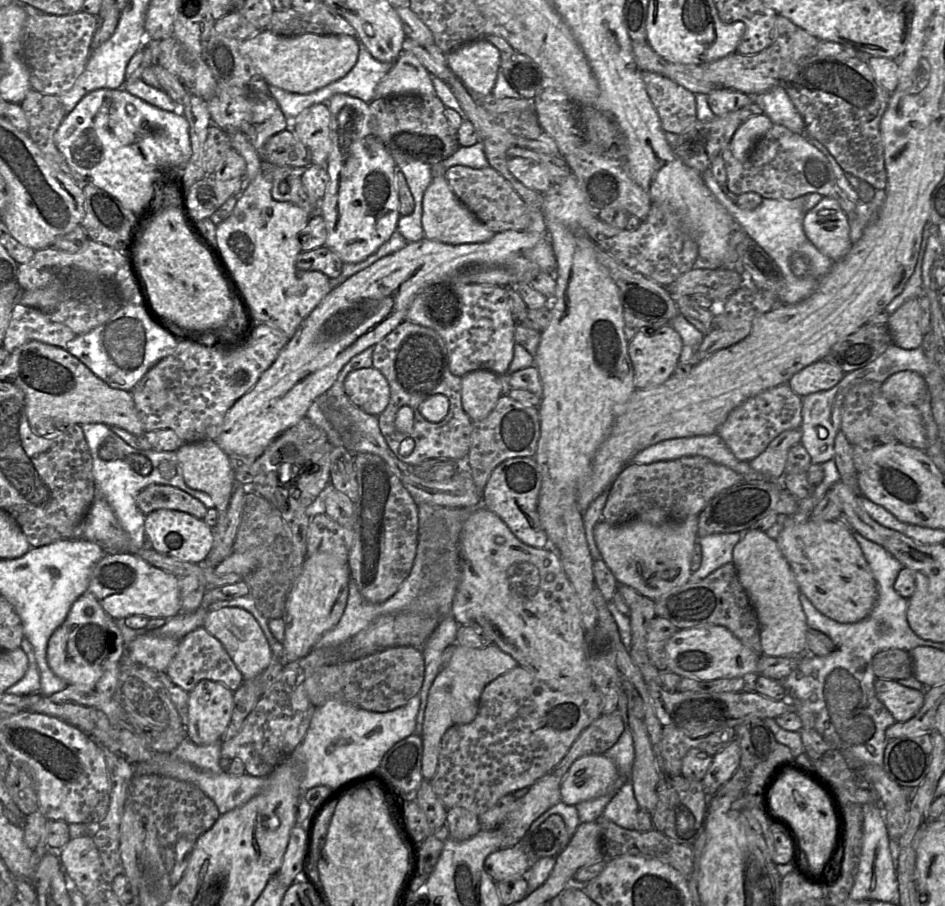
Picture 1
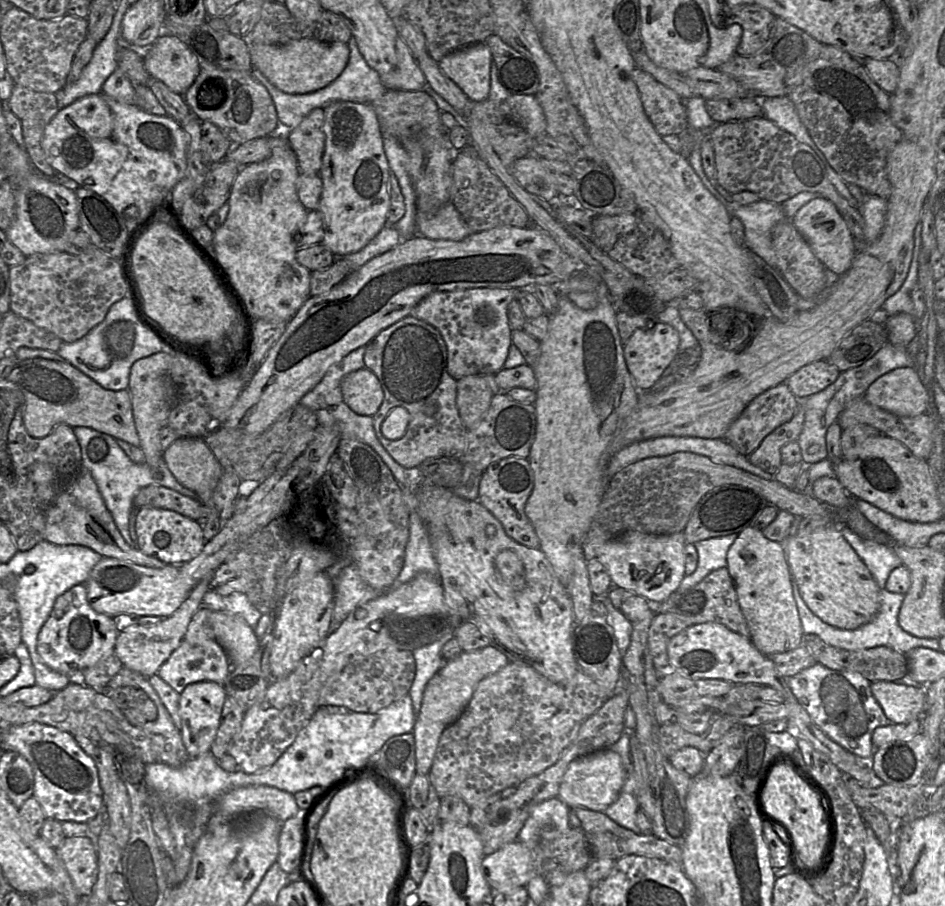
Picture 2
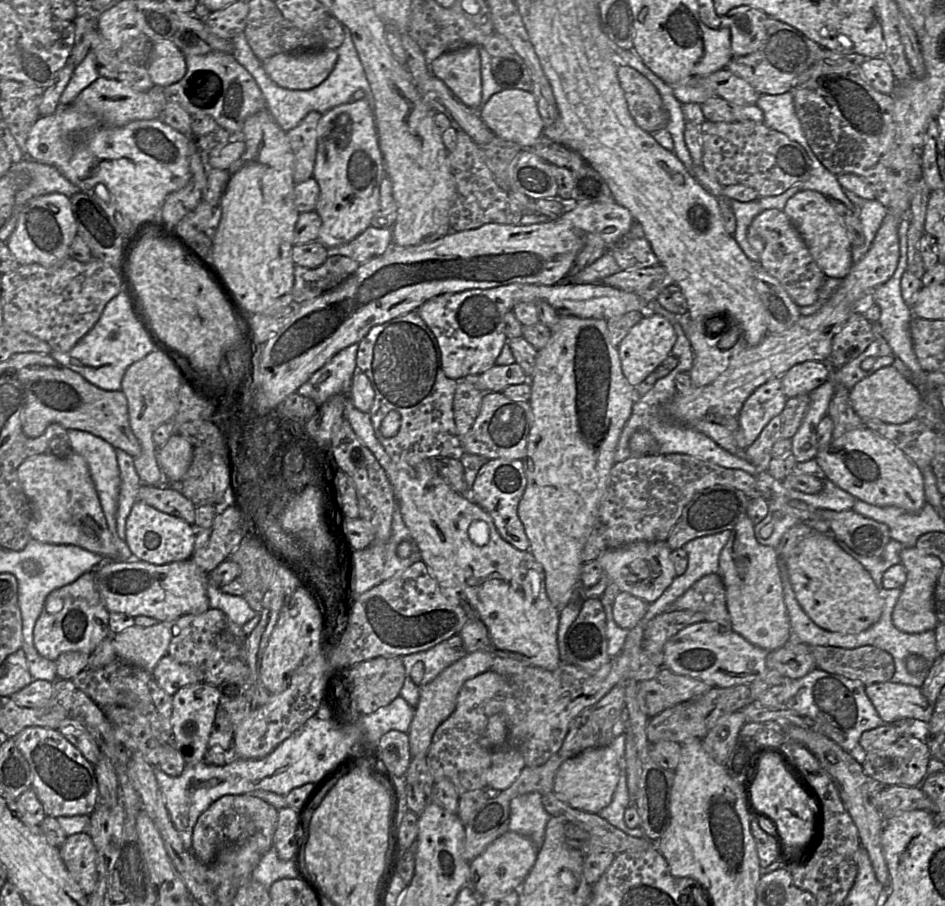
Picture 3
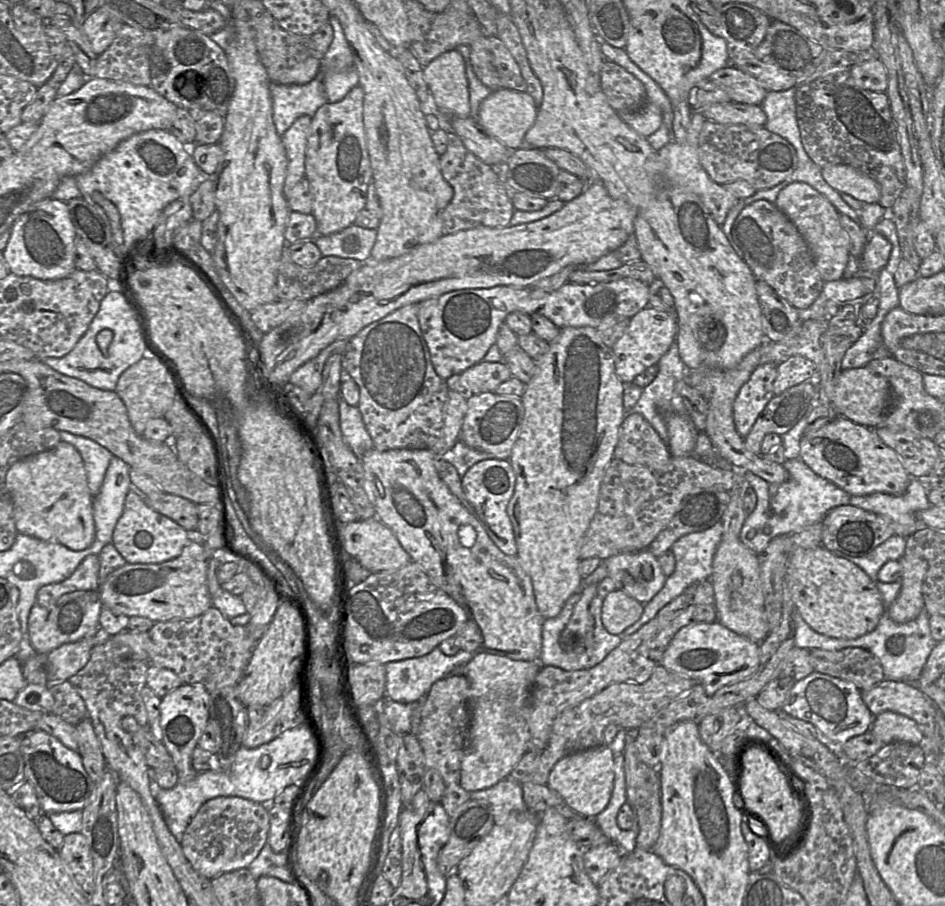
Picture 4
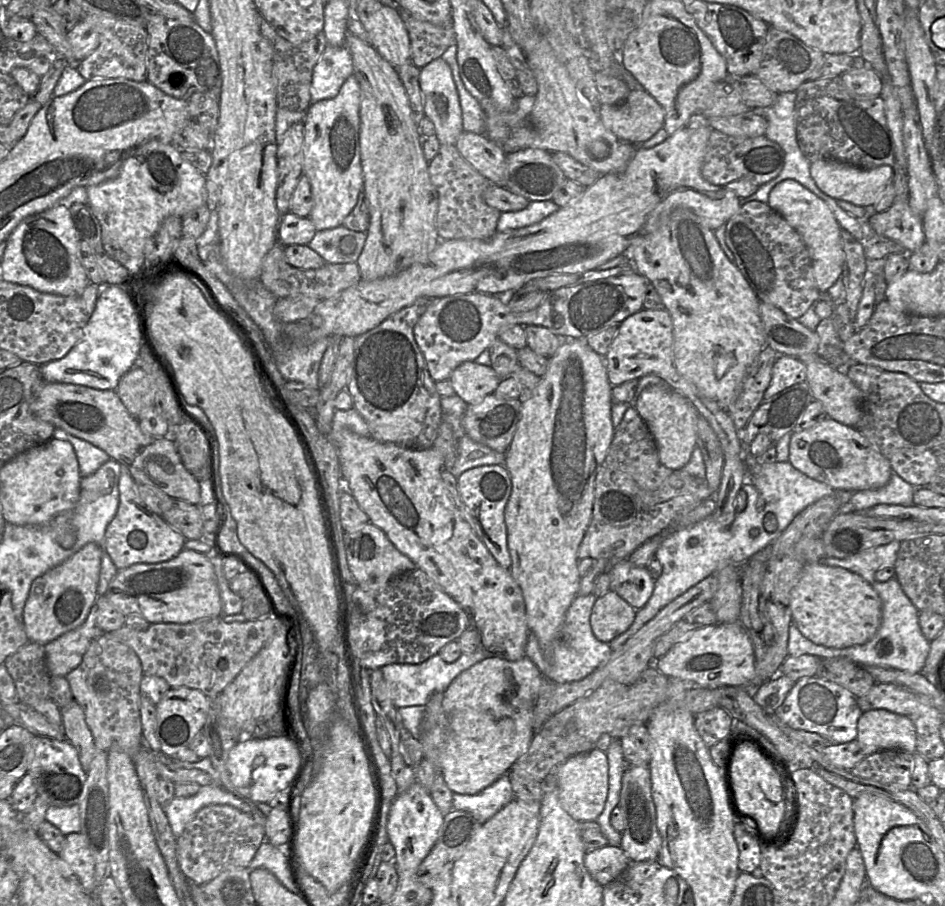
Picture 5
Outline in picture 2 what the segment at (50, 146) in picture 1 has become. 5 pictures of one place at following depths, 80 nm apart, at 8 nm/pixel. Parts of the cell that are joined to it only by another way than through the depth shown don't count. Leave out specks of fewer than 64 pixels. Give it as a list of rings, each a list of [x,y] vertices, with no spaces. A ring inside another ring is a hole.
[[[14,84],[6,103],[21,122],[23,148],[33,165],[46,177],[58,174],[48,163],[42,148],[45,127],[60,110],[58,95]]]

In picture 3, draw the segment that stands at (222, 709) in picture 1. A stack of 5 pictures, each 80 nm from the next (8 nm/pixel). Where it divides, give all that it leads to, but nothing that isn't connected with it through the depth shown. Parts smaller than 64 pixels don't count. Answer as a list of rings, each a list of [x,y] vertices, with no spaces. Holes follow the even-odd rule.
[[[201,682],[180,688],[172,696],[172,715],[170,734],[174,746],[179,750],[185,765],[196,765],[204,760],[208,741],[219,708],[218,687]]]

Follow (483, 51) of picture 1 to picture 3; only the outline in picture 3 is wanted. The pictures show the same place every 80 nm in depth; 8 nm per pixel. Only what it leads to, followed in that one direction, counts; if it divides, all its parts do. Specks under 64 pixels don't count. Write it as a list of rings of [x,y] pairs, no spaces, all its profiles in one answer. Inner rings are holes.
[[[466,46],[440,55],[429,64],[430,73],[440,79],[466,106],[478,109],[481,104],[481,46]]]

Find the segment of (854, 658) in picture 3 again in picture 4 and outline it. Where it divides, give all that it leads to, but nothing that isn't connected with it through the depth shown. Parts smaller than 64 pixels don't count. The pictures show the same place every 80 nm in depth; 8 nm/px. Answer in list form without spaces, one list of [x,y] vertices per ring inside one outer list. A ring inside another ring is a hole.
[[[862,648],[829,651],[810,650],[814,671],[853,683],[860,691],[866,691],[884,678],[882,665],[871,652]]]

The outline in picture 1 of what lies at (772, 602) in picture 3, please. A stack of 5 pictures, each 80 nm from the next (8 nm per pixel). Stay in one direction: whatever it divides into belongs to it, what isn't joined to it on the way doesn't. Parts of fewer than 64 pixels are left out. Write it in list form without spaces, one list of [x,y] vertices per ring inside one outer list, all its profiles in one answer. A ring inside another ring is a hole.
[[[756,529],[745,531],[743,538],[733,549],[732,563],[735,565],[740,583],[748,594],[760,624],[762,655],[801,656],[807,652],[807,618],[800,601],[801,590],[795,575],[776,540]]]

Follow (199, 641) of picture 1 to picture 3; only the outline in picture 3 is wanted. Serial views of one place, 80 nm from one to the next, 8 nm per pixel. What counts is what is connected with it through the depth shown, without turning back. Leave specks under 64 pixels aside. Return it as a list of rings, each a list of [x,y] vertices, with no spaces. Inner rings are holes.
[[[165,656],[151,671],[151,678],[167,694],[173,696],[184,686],[203,682],[204,672],[199,667],[181,664],[171,657]]]

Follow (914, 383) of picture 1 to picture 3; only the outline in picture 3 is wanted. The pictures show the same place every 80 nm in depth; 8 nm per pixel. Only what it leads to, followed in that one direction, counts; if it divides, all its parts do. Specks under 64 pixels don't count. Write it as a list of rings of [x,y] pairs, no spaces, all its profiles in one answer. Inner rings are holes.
[[[893,366],[878,369],[859,381],[849,391],[849,399],[861,419],[877,419],[890,424],[902,424],[915,418],[923,400],[918,387]]]

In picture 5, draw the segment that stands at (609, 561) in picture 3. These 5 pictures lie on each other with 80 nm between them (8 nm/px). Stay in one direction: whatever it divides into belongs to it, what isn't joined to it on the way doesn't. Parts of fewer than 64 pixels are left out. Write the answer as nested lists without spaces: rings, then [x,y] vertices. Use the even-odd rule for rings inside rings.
[[[625,558],[614,564],[609,575],[610,590],[616,592],[636,610],[646,605],[655,587],[655,579],[646,566],[636,566]]]

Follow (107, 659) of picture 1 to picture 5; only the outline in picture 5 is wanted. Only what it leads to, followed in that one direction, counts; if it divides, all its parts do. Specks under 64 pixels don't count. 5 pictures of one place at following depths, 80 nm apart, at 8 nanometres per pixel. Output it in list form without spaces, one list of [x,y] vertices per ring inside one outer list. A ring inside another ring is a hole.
[[[87,543],[65,562],[32,582],[22,619],[30,642],[46,645],[84,623],[99,597],[102,551],[101,545]]]

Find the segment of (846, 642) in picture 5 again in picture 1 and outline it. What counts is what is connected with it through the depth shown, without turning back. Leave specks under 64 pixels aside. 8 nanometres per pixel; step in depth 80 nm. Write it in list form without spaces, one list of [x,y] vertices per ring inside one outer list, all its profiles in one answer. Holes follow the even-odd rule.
[[[789,517],[777,538],[801,592],[823,615],[839,623],[863,620],[877,601],[875,579],[852,532],[837,521],[795,522]]]

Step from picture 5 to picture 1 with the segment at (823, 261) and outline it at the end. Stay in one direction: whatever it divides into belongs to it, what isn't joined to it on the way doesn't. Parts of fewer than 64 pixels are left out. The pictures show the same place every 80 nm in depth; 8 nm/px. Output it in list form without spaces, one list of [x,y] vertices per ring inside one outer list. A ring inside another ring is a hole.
[[[823,197],[806,213],[803,229],[810,242],[833,263],[851,249],[848,217],[833,198]]]

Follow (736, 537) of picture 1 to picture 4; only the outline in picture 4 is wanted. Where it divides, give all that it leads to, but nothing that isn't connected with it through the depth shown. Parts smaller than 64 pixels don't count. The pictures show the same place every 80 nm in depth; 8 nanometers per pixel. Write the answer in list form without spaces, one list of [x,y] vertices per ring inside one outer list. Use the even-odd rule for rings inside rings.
[[[718,522],[705,531],[684,535],[672,545],[670,551],[673,552],[676,560],[674,572],[666,578],[663,588],[648,603],[644,604],[641,618],[620,634],[622,640],[636,633],[643,625],[656,617],[663,607],[682,594],[688,587],[699,581],[710,579],[713,573],[714,556],[723,535],[723,526]]]

